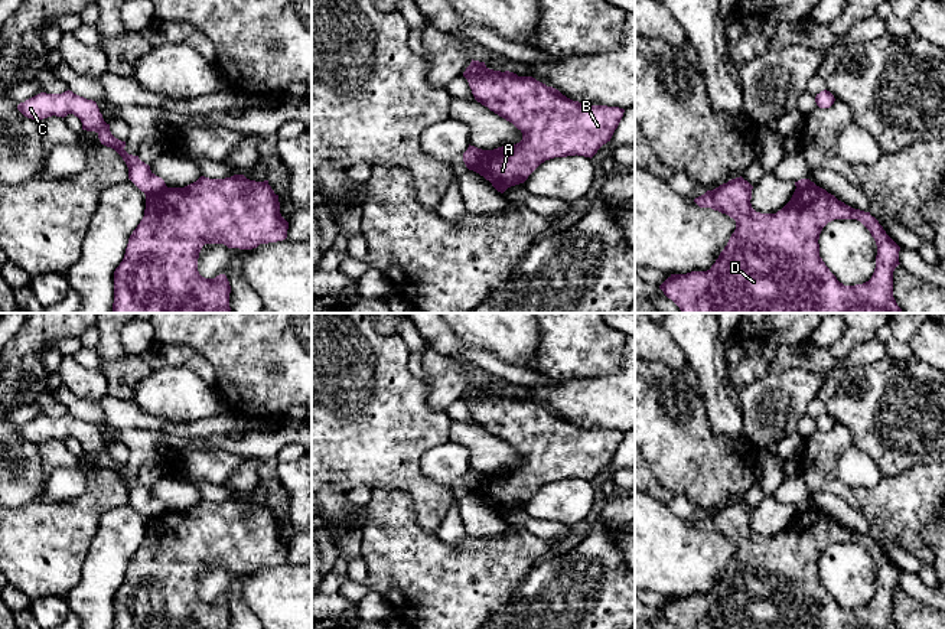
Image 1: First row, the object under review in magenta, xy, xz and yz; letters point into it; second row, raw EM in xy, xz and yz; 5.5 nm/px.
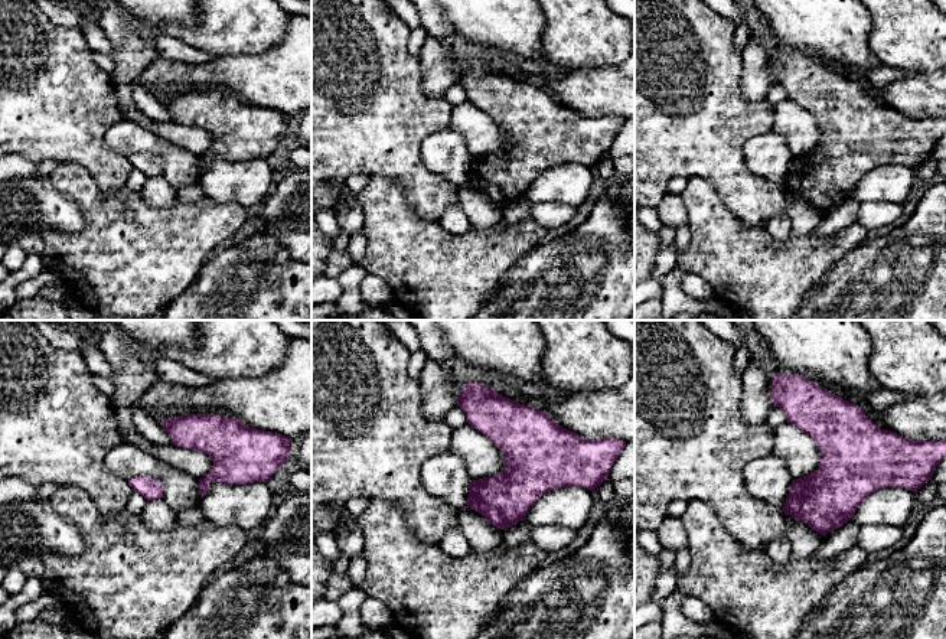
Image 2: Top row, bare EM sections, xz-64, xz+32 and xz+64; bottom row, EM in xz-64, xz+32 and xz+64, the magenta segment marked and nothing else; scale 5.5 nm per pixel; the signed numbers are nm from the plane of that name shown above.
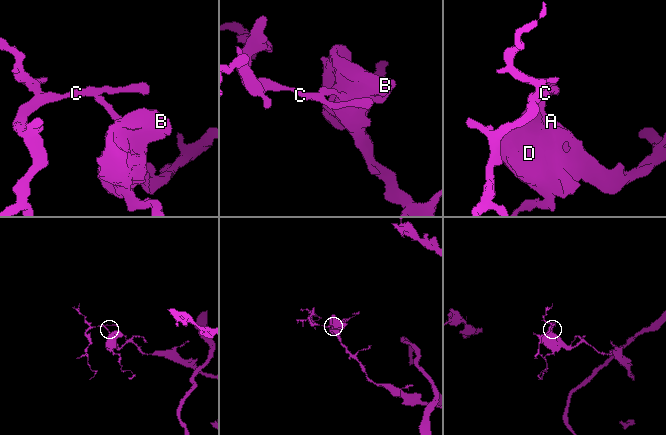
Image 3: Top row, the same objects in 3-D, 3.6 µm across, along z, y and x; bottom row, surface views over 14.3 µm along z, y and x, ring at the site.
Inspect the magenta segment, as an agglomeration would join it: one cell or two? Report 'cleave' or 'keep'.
cleave

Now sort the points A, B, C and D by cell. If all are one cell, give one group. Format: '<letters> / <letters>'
A B D / C

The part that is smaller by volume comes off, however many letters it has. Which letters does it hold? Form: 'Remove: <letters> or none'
Remove: C

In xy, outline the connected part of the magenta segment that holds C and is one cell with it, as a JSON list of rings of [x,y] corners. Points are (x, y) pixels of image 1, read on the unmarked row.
[[[69,413],[62,417],[40,415],[25,426],[20,426],[17,433],[25,440],[36,444],[52,439],[63,441],[68,437],[74,437],[81,443],[82,453],[95,454],[101,467],[114,472],[123,480],[128,491],[128,502],[146,519],[167,511],[164,503],[150,493],[149,488],[141,485],[139,479],[128,478],[124,473],[126,465],[121,465],[111,457],[110,447],[104,444],[95,424],[79,420]]]

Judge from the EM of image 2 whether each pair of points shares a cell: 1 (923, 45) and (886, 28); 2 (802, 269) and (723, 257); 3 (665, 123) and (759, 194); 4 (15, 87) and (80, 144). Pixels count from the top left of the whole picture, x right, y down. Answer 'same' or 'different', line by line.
1: same
2: same
3: same
4: same

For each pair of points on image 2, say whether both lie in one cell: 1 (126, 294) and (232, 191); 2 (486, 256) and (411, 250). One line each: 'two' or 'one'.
1: two
2: one

